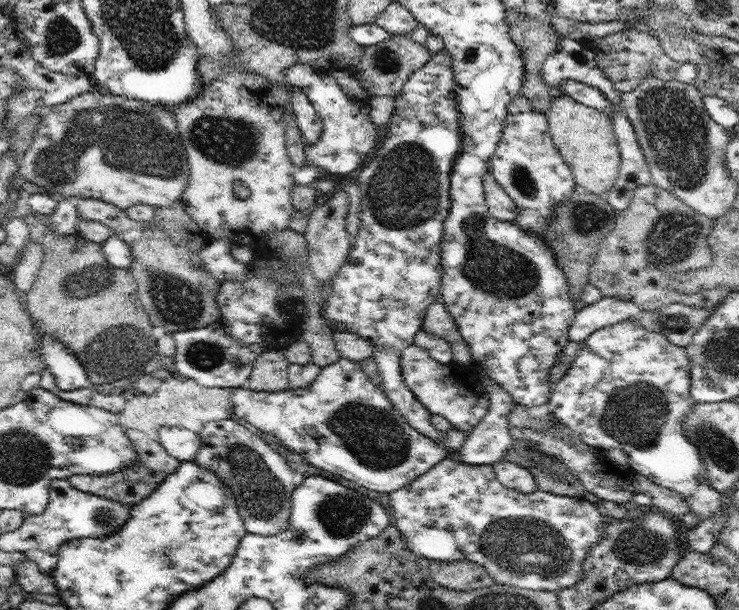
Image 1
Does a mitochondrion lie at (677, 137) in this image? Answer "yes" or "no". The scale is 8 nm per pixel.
yes

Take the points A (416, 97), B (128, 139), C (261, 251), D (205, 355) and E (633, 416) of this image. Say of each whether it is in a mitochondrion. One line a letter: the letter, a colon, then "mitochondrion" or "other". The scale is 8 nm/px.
A: other
B: mitochondrion
C: other
D: mitochondrion
E: mitochondrion

